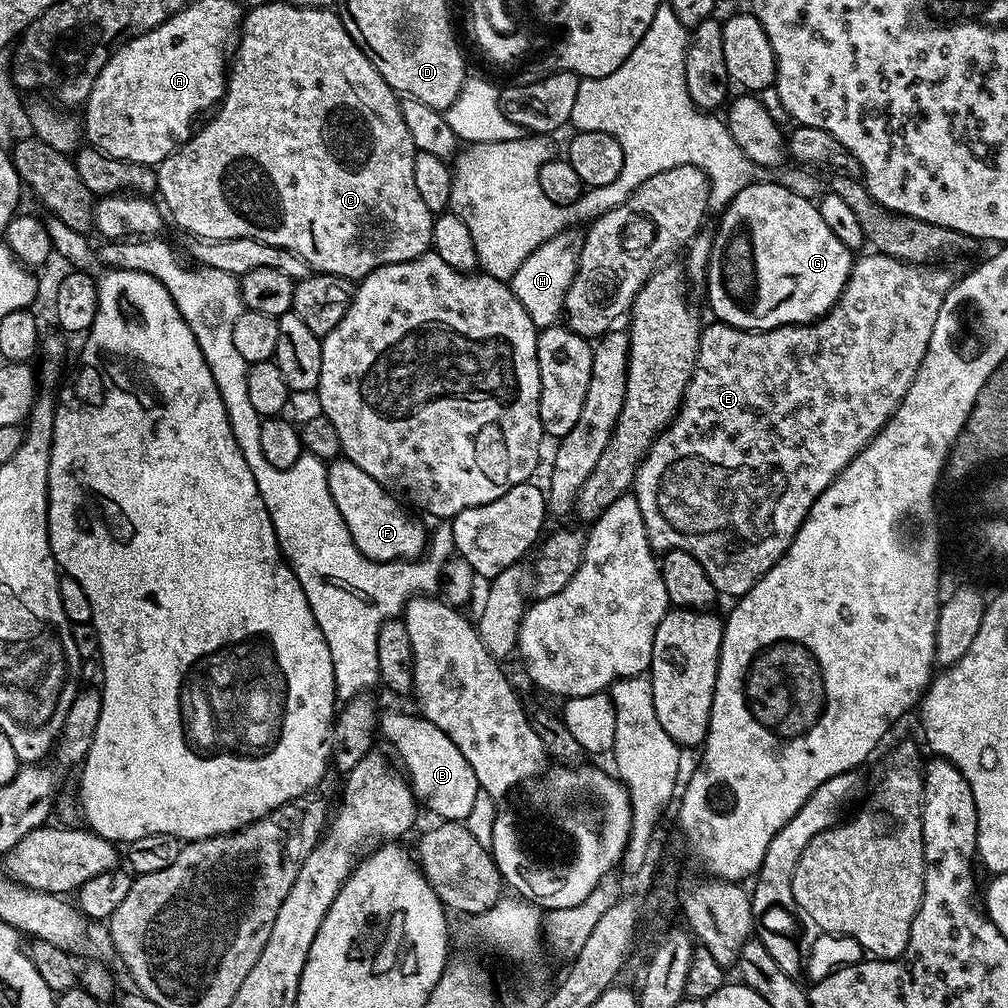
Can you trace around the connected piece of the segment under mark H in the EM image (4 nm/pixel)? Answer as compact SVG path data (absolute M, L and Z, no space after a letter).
M579 231L560 232L556 237L538 246L512 276L510 281L512 293L516 295L518 302L522 302L522 310L530 314L530 322L534 322L537 330L553 327L561 319L564 299L570 290L570 282L574 282L576 263L582 245L584 238Z

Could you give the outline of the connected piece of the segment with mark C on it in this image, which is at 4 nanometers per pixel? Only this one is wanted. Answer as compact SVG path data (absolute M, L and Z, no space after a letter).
M290 2L260 4L249 12L247 9L238 33L238 43L230 60L224 99L215 112L216 117L201 132L199 129L155 169L156 192L164 199L163 207L170 220L172 215L173 222L182 231L189 232L189 237L201 240L254 238L282 250L290 250L295 256L304 259L313 273L334 274L353 282L363 280L382 266L413 260L429 251L434 213L426 210L426 202L422 202L422 197L414 186L414 158L417 151L410 138L410 130L406 130L400 100L382 78L382 74L378 74L370 58L366 58L366 54L354 42L354 38L350 38L346 26L342 26L335 11L328 8L299 8Z

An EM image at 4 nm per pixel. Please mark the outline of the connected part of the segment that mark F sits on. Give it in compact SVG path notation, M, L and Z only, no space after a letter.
M337 458L328 464L328 485L330 498L334 498L334 506L338 506L338 514L342 514L342 522L346 522L350 538L354 538L354 546L358 546L363 556L378 562L390 562L414 560L425 555L429 529L424 529L415 520L417 517L397 497L374 482L366 470L354 466L354 462L347 458Z

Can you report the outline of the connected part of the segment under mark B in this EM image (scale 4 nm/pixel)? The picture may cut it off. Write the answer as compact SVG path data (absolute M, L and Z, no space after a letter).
M388 712L379 717L378 732L390 747L396 748L400 755L406 779L421 805L424 804L441 821L467 821L470 806L474 806L474 798L478 785L474 778L474 770L470 770L470 762L462 758L462 750L434 726L434 722L425 720L419 714L407 716L404 712Z

